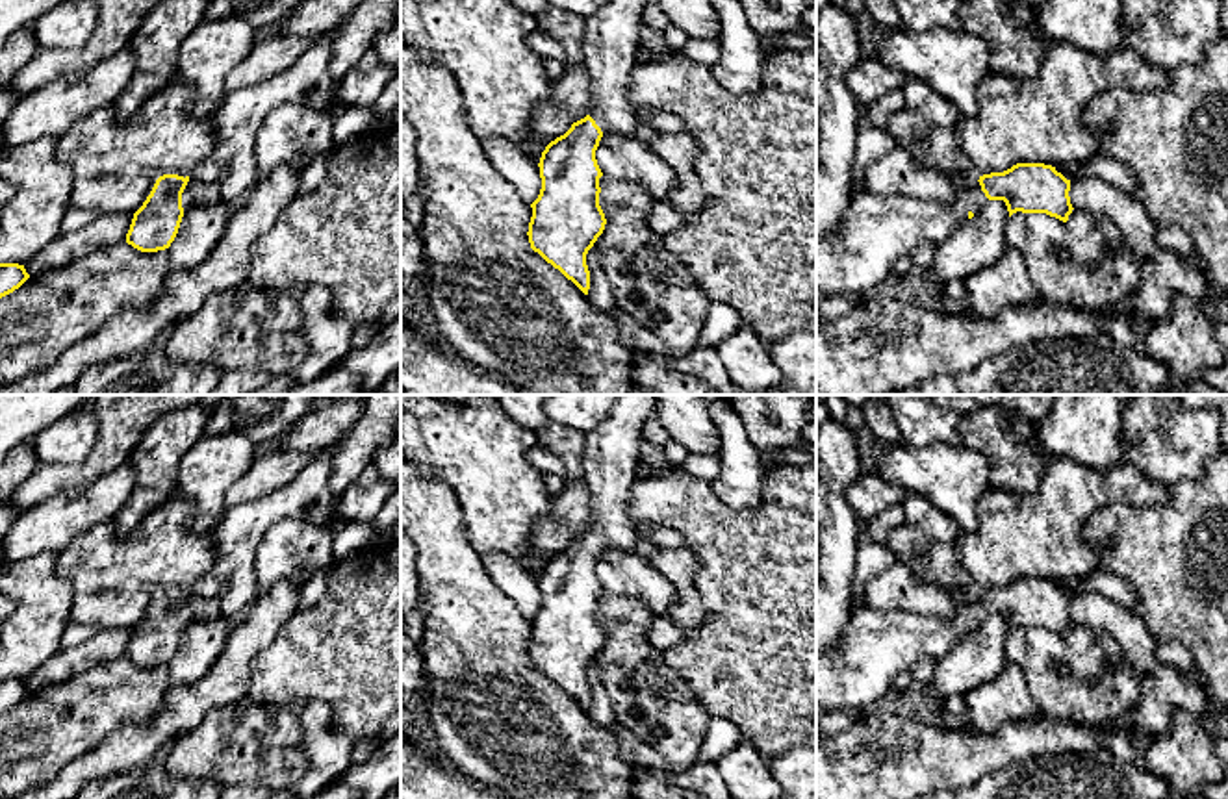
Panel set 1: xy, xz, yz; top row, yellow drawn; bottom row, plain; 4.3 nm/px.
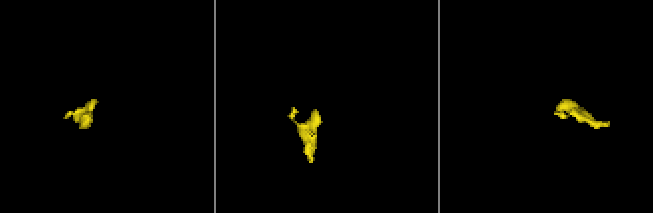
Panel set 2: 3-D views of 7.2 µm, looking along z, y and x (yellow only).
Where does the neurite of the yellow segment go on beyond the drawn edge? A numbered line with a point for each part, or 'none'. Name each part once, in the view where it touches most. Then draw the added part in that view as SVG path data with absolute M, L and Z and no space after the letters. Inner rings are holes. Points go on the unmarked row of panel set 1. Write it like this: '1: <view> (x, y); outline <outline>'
1: xy (197, 608); outline M189 593L189 597L182 608L184 627L187 627L195 621L213 621L217 617L221 617L221 612L213 601Z

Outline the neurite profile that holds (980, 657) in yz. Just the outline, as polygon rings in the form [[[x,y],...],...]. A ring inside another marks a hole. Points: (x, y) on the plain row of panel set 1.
[[[989,615],[979,628],[937,660],[929,682],[931,706],[942,708],[950,697],[963,697],[972,688],[996,679],[1007,666],[1007,638],[1009,627],[1005,617]]]

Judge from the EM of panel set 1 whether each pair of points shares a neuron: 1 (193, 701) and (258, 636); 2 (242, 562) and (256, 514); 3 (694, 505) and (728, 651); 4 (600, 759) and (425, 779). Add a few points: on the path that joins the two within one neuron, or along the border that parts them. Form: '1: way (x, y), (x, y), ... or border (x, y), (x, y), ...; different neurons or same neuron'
1: way (210, 686), (242, 653); same neuron
2: way (242, 551), (242, 529), (245, 525); same neuron
3: way (726, 542), (728, 614); same neuron
4: border (455, 768), (472, 779); different neurons

